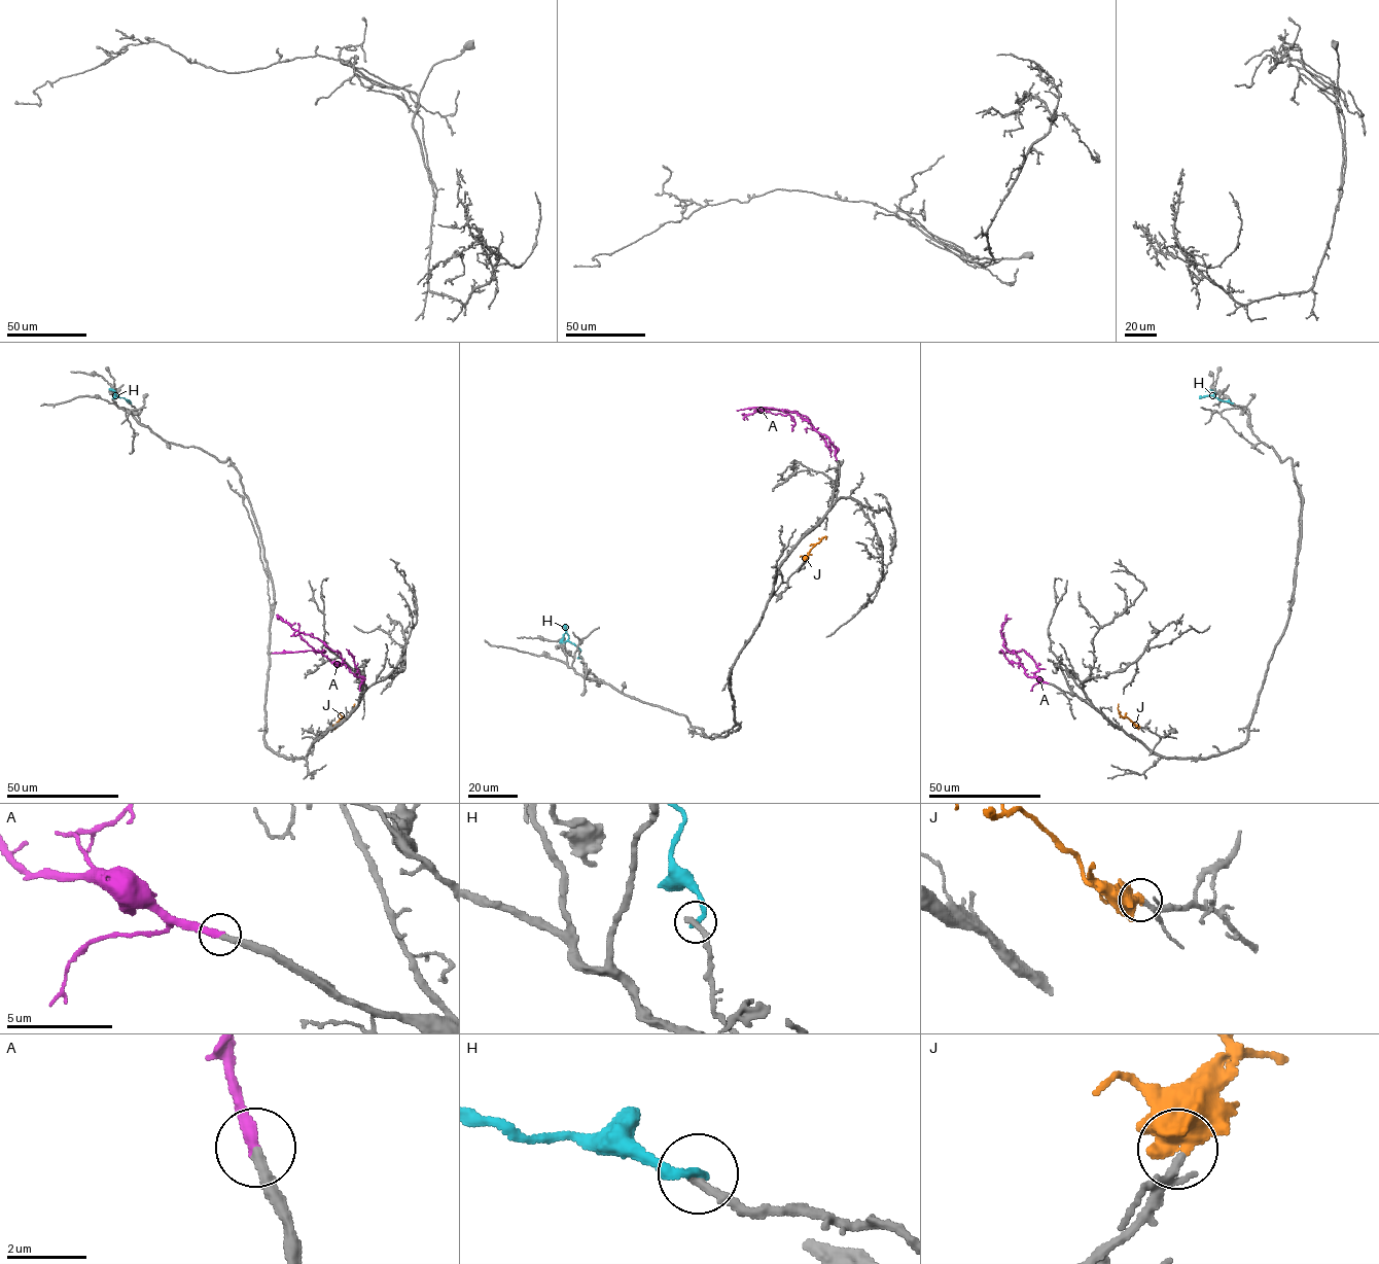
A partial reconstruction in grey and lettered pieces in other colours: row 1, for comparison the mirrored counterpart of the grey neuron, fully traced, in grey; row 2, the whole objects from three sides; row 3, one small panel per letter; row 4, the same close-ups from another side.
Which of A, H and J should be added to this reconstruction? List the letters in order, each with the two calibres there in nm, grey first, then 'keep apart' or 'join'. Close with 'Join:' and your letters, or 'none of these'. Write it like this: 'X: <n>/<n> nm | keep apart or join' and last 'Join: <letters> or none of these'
A: 280/320 nm | join
H: 280/260 nm | keep apart
J: 180/550 nm | join
Join: A, J

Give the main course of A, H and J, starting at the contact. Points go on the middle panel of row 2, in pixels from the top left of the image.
A: (837, 461), (836, 447), (807, 417), (761, 409), (788, 414), (794, 423), (791, 431)
H: (581, 662), (580, 650), (573, 643), (563, 641), (566, 632)
J: (805, 560), (814, 547), (826, 537)

